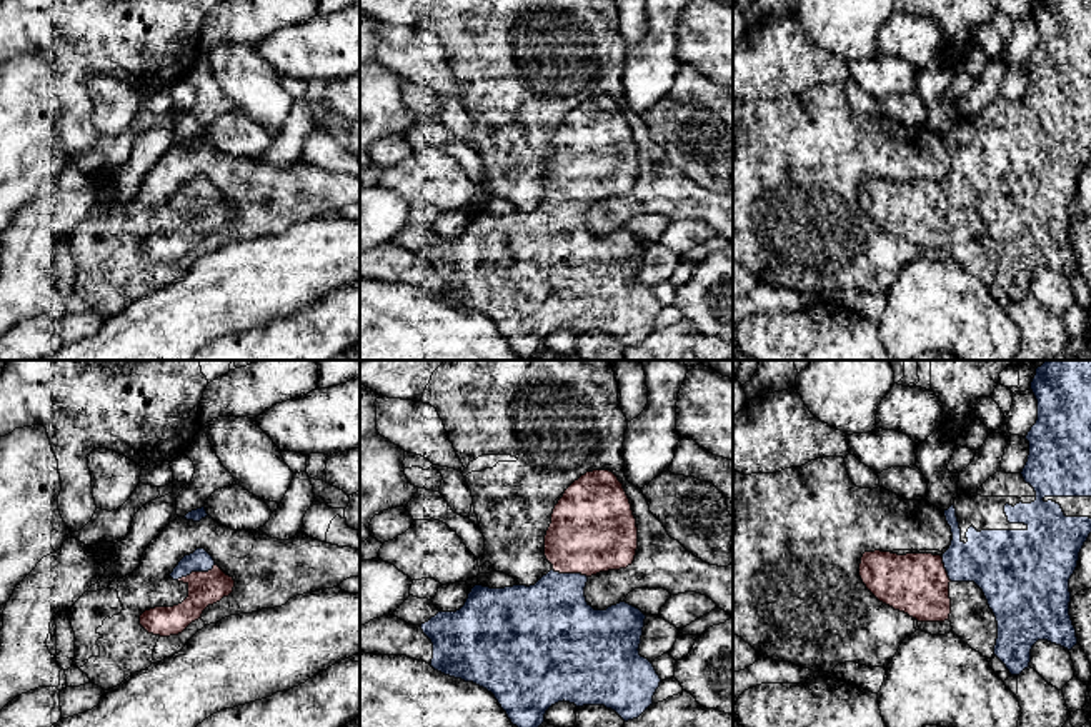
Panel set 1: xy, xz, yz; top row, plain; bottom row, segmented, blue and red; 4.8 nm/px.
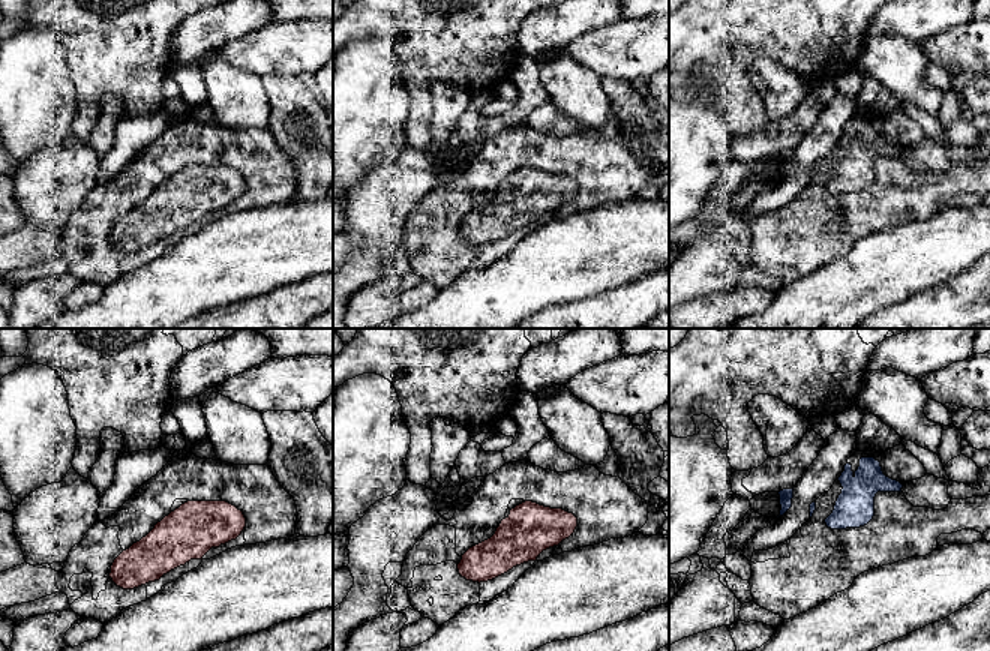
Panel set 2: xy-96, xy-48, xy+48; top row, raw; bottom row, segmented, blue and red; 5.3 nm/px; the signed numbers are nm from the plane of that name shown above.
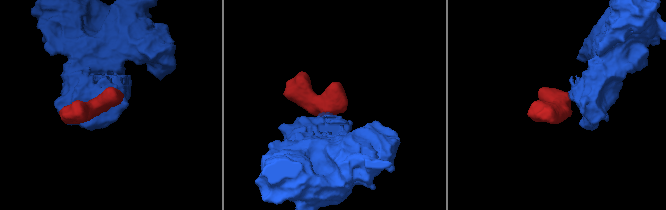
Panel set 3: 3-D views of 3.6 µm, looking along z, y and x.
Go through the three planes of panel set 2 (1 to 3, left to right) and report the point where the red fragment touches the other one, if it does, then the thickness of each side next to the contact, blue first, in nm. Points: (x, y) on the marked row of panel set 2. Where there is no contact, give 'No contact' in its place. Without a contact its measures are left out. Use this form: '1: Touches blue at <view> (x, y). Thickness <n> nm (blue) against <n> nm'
1: No contact
2: No contact
3: No contact

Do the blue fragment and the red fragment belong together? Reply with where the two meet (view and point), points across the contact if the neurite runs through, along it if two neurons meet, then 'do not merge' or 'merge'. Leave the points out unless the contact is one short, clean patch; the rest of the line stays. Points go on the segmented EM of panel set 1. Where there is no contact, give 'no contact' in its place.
contact xy (195, 571); way xy (200, 561), (195, 571), (205, 581), (205, 589); merge

